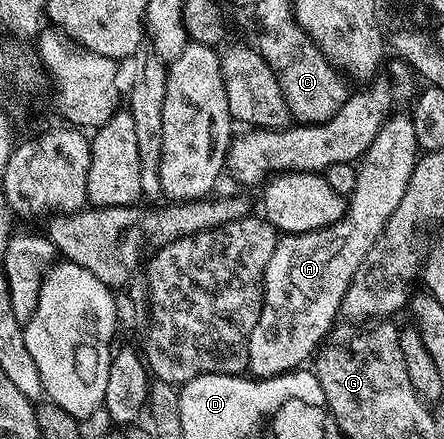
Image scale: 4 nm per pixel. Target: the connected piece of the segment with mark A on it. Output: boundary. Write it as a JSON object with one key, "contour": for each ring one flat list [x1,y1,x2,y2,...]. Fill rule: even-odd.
{"contour":[[392,116,377,133,373,145,364,153,357,163,357,189,347,199,347,209,343,216,333,225,322,227,316,231,306,231,300,235,284,234,276,238,273,257,269,257,269,265,263,278,263,308,257,325,253,325,253,333,249,337,250,374,260,379,271,379,275,375,284,375,287,371,302,368,303,363,314,356,317,348,328,338,327,330,331,327,335,315,340,314,345,297,345,289,353,281,353,273,365,261,365,253,373,249,373,241,385,229,385,221,393,217,393,209,397,209,401,197,405,197,405,185,409,185,409,177,415,168,417,148,415,146,415,130,410,117]]}

